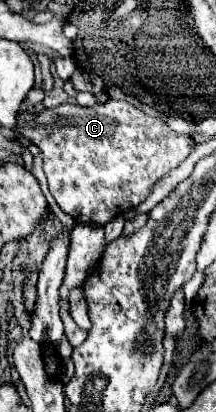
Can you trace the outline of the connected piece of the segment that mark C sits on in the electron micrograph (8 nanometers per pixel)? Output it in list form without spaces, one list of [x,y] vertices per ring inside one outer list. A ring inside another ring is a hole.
[[[110,100],[96,106],[60,104],[56,108],[44,108],[40,112],[20,112],[16,130],[22,138],[36,144],[42,150],[44,172],[48,178],[50,194],[64,214],[72,216],[78,224],[104,226],[116,214],[128,212],[148,198],[152,186],[192,152],[194,140],[186,134],[170,130],[160,118],[152,118],[124,100]]]

